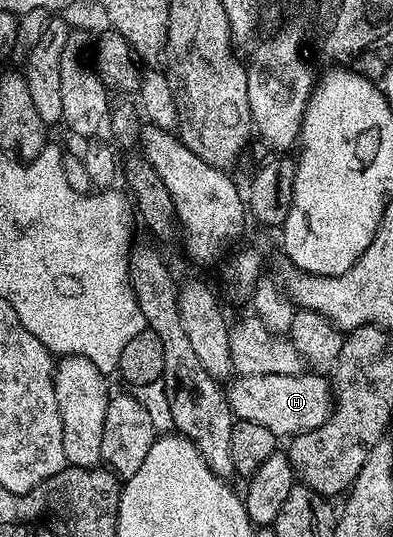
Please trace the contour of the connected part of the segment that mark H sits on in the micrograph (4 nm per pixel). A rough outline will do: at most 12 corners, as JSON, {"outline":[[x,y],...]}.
{"outline":[[319,373],[236,376],[239,420],[279,437],[329,419],[332,384]]}

